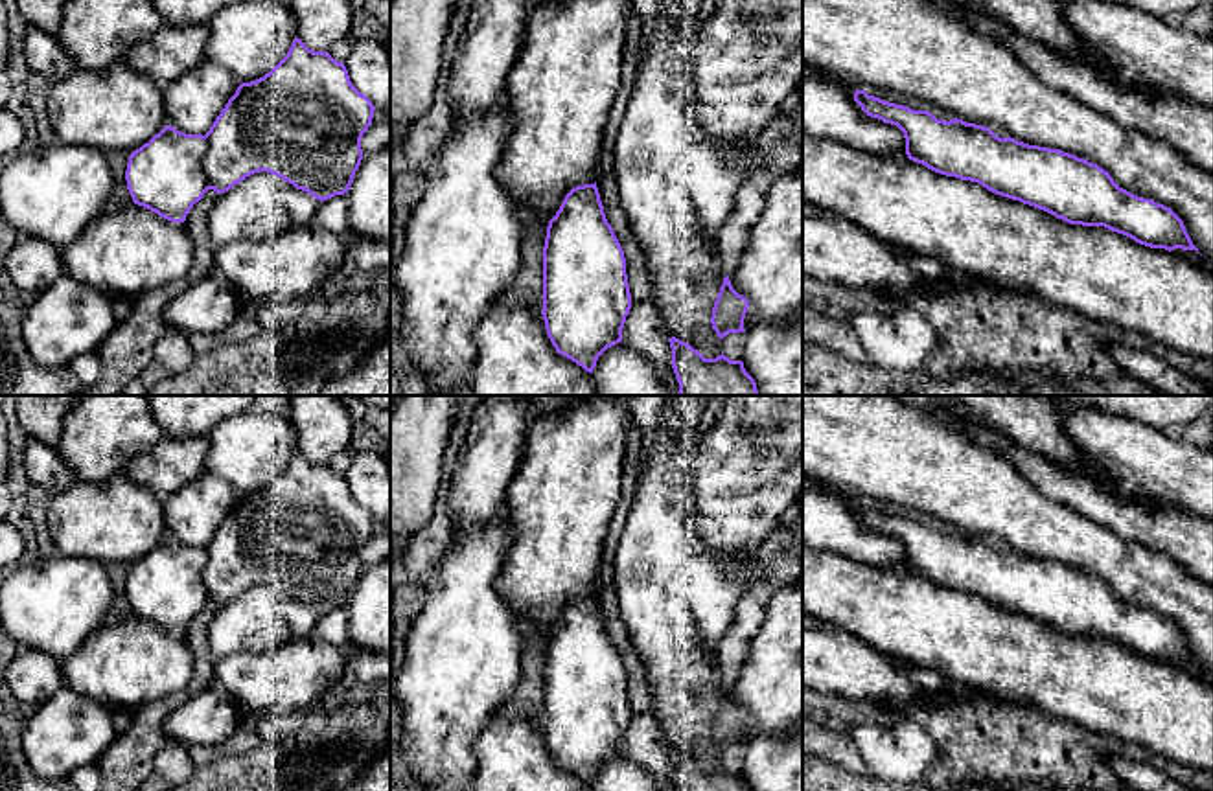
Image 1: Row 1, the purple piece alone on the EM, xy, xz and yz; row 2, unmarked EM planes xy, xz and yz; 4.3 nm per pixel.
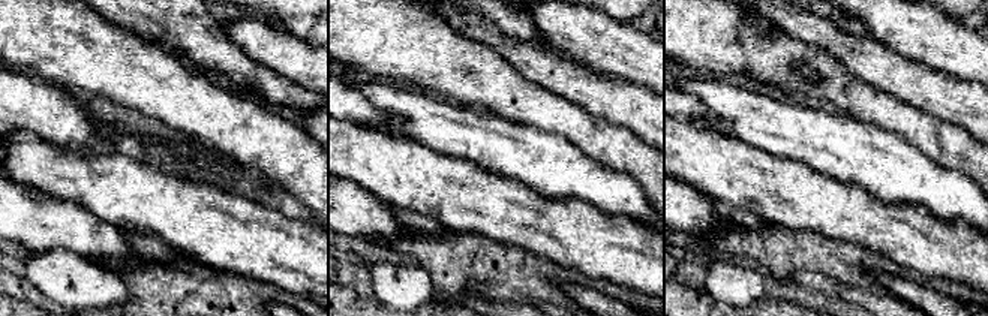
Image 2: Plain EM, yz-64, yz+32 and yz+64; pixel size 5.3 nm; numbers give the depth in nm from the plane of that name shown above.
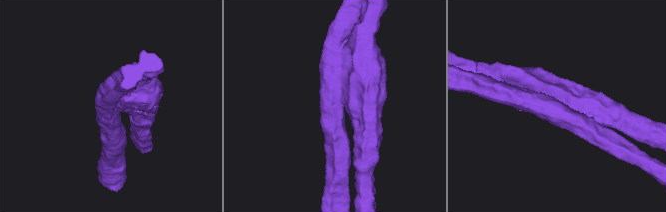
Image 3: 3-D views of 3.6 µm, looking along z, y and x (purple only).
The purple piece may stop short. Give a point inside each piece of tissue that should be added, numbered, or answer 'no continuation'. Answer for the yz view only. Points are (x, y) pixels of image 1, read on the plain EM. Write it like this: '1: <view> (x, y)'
no continuation

